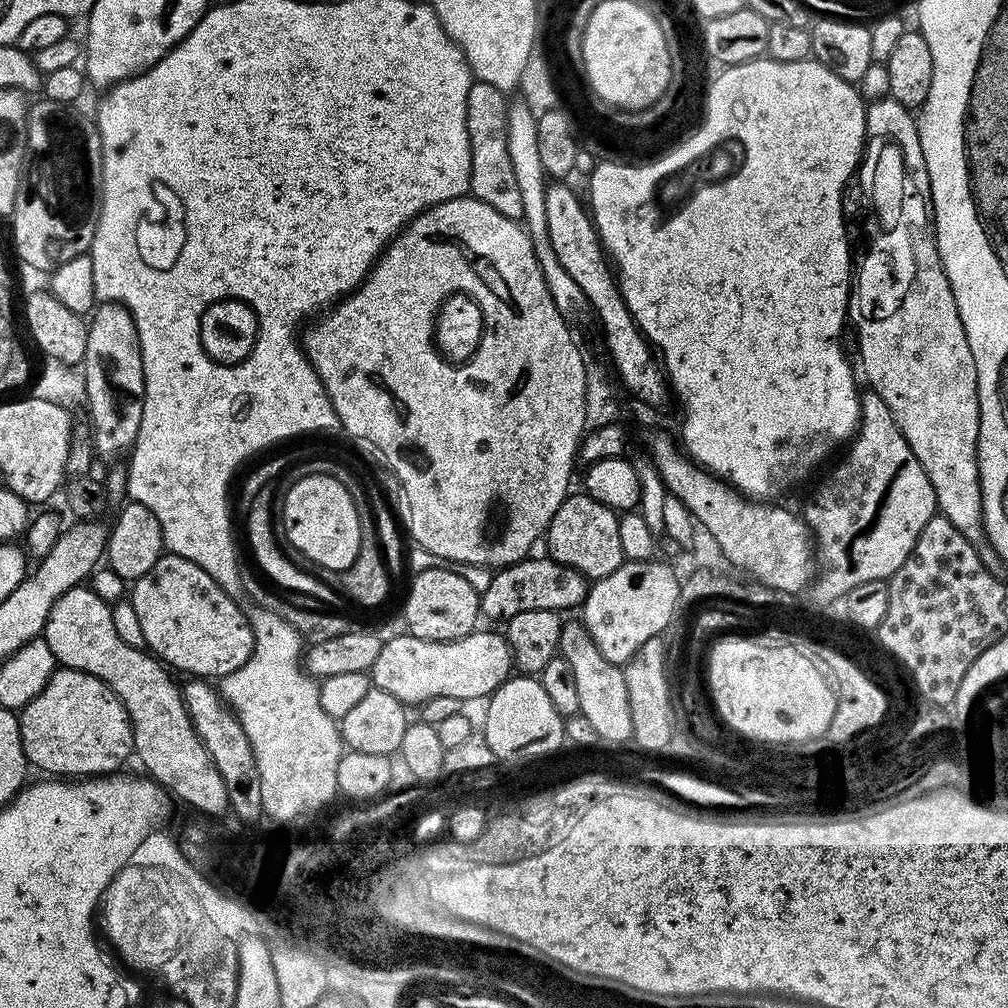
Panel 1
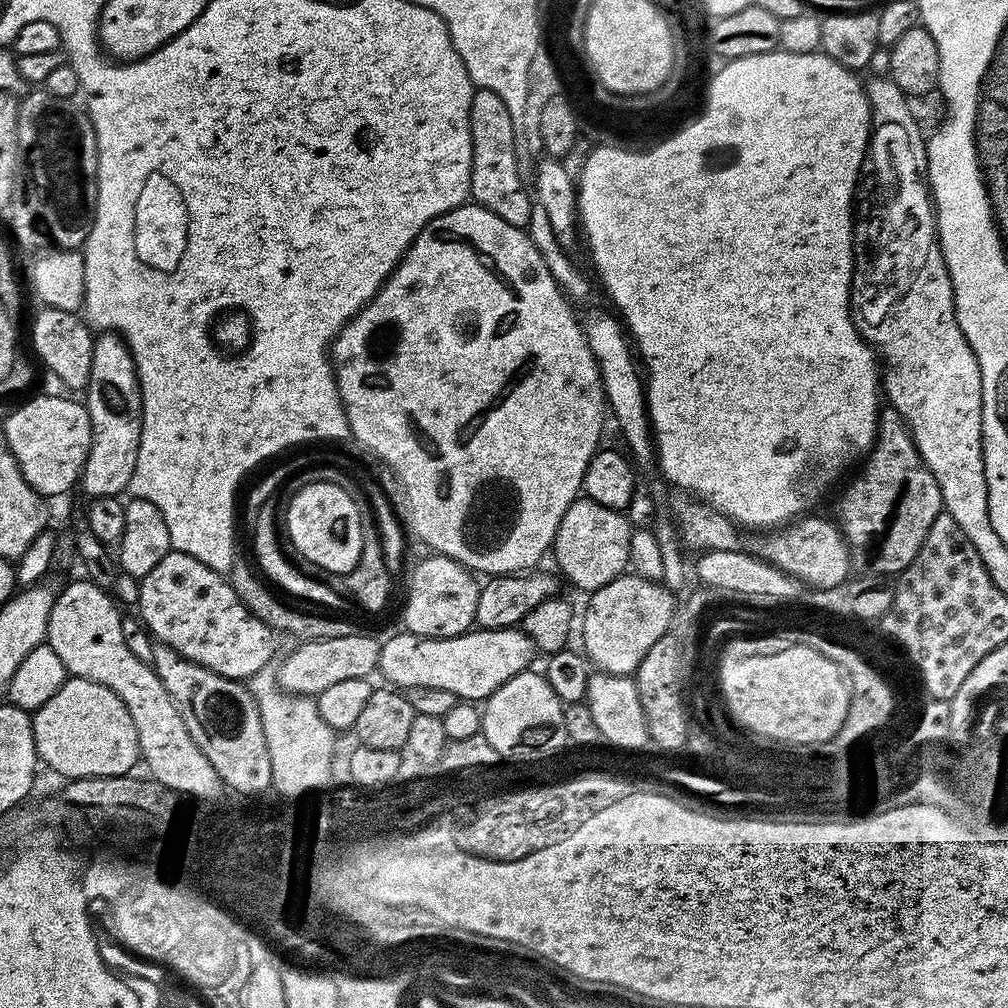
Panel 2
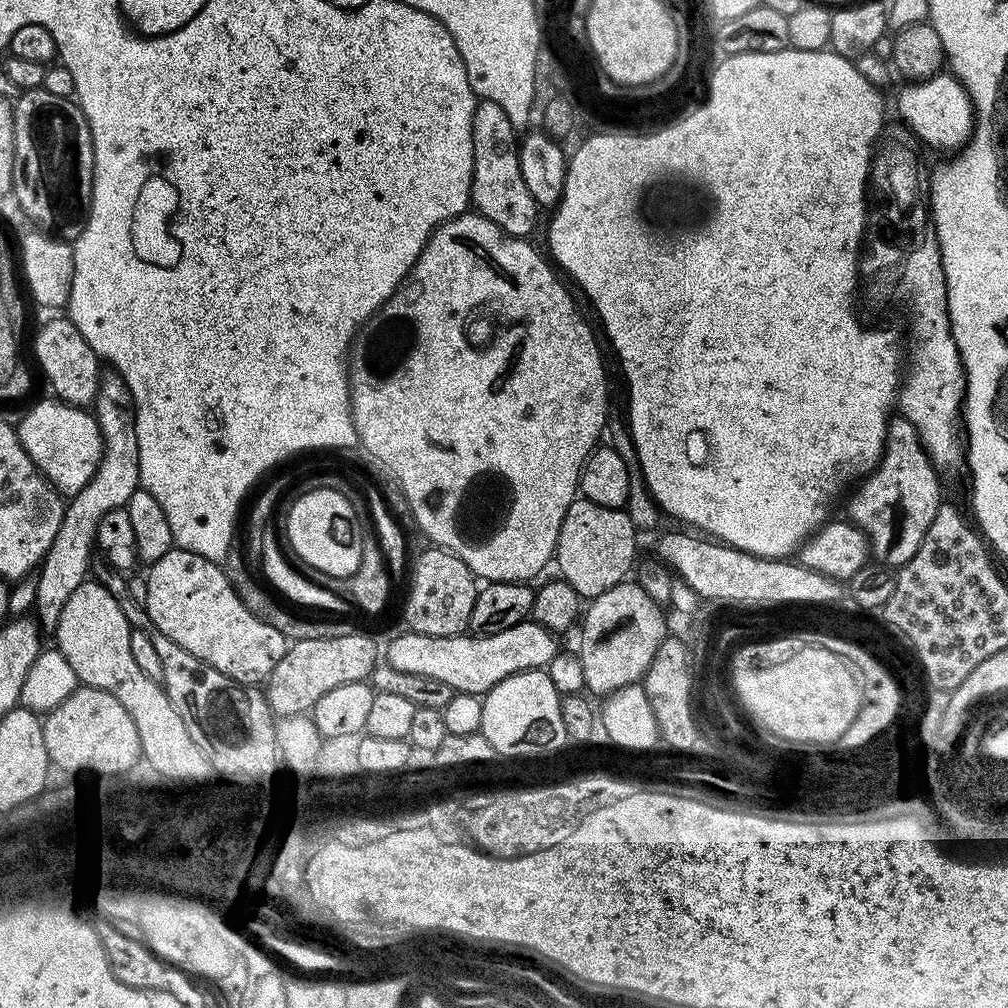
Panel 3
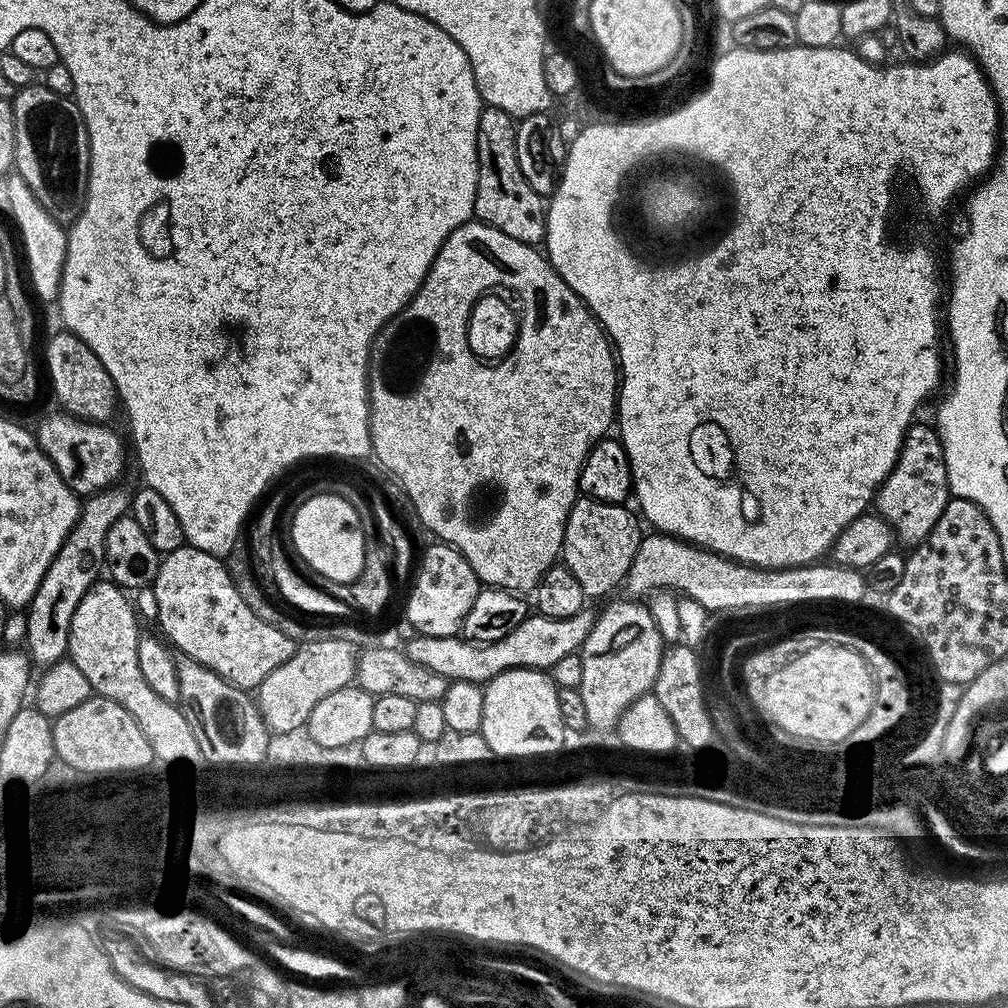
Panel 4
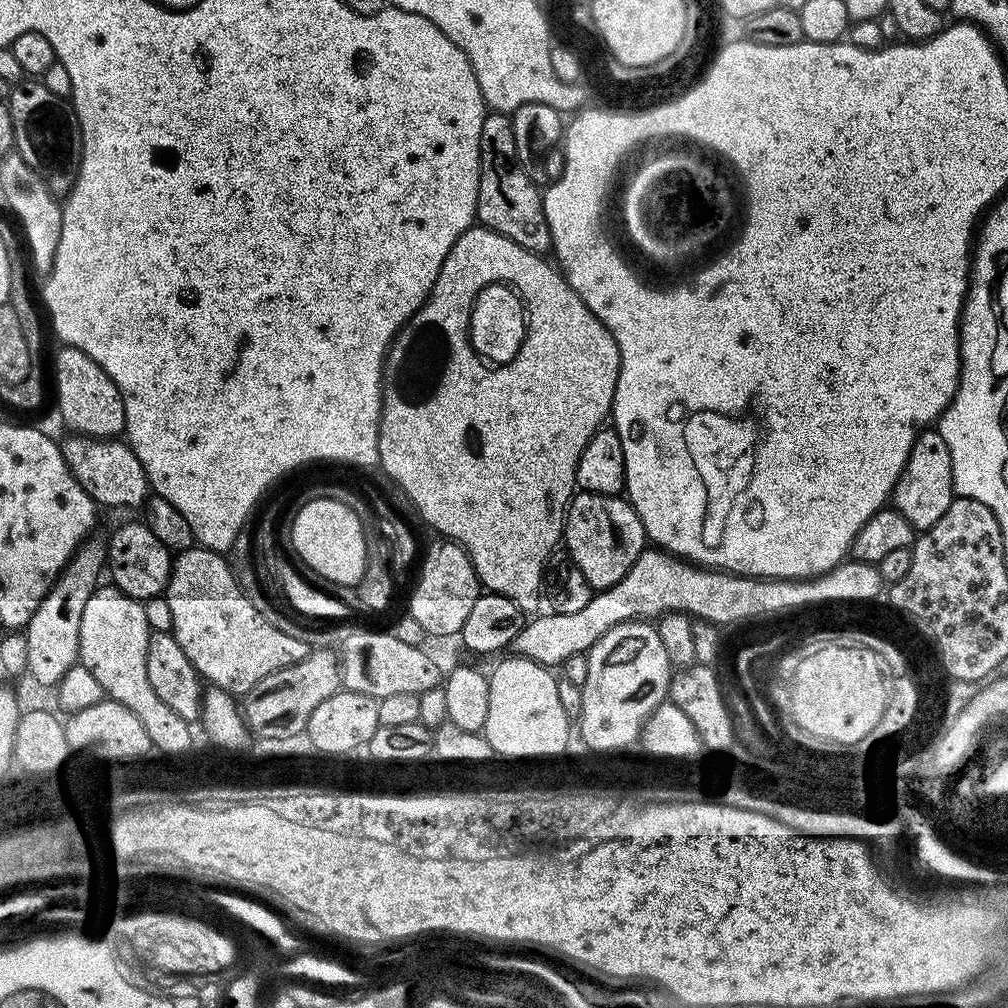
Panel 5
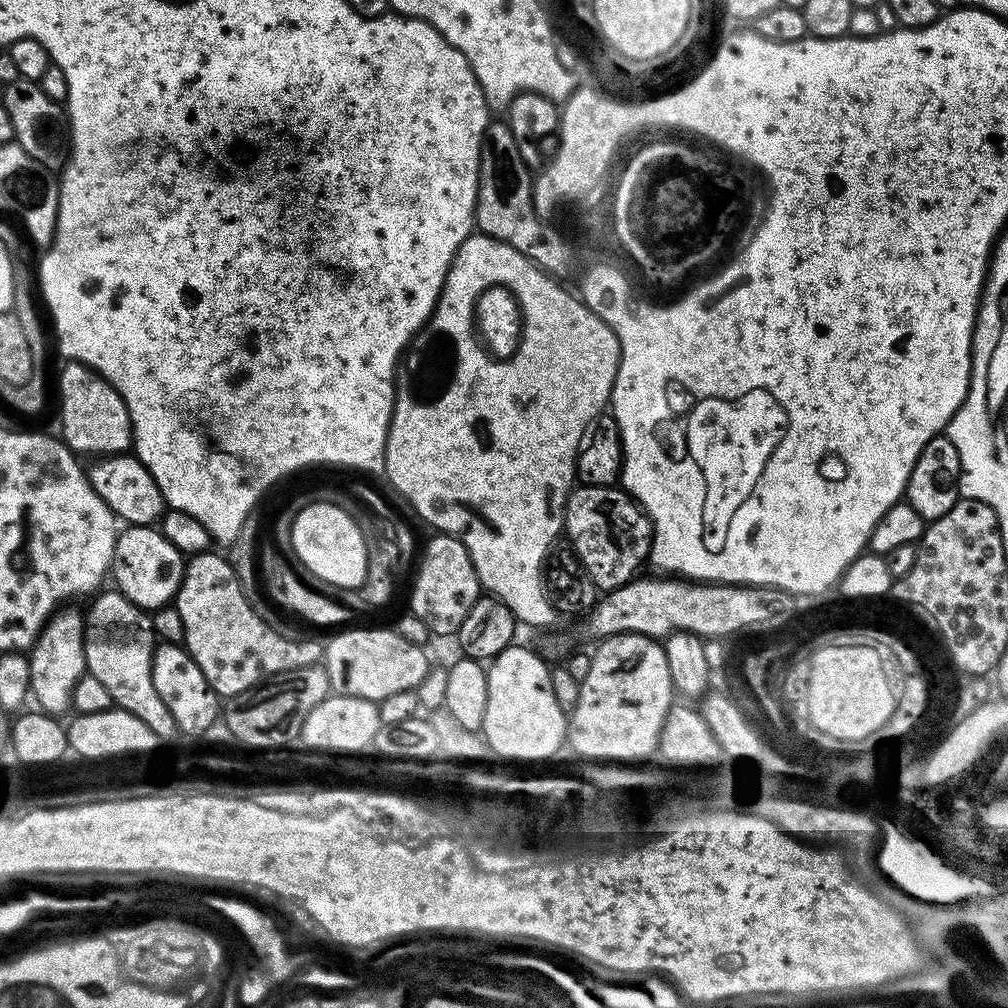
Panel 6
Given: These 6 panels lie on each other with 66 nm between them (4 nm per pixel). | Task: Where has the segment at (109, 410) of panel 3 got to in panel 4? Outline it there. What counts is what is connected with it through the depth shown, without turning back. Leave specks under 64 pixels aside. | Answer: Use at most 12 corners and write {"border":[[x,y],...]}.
{"border":[[133,493],[83,501],[28,604],[33,665],[68,656],[78,602],[101,579],[106,530]]}

